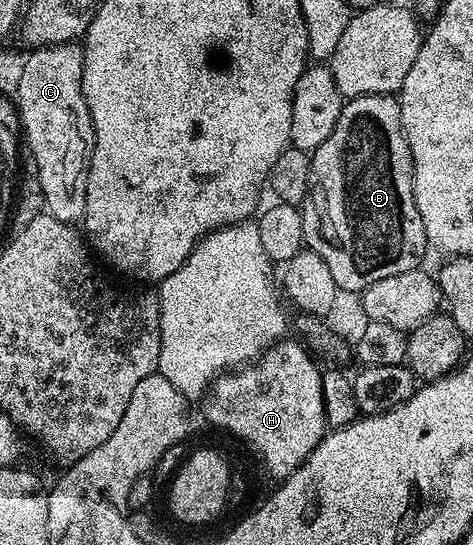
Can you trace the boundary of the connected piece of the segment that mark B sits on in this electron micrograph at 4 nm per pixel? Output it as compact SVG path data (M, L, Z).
M373 93L351 97L343 104L332 135L310 153L308 191L300 208L305 248L324 259L343 294L361 294L380 279L412 271L423 264L428 242L420 211L416 211L414 160L402 130L397 96Z

